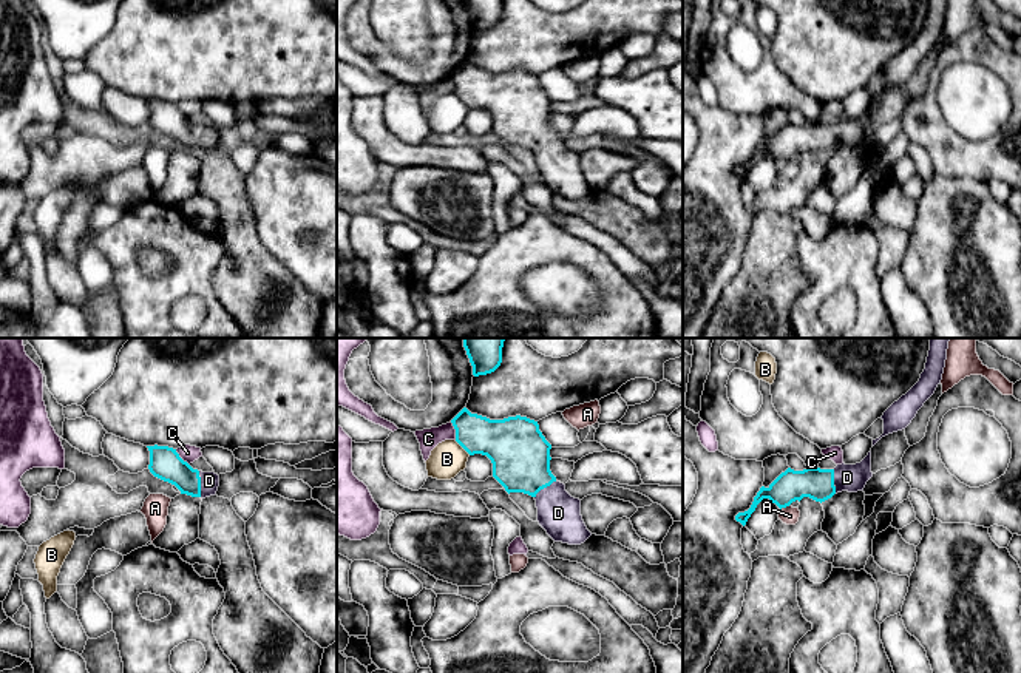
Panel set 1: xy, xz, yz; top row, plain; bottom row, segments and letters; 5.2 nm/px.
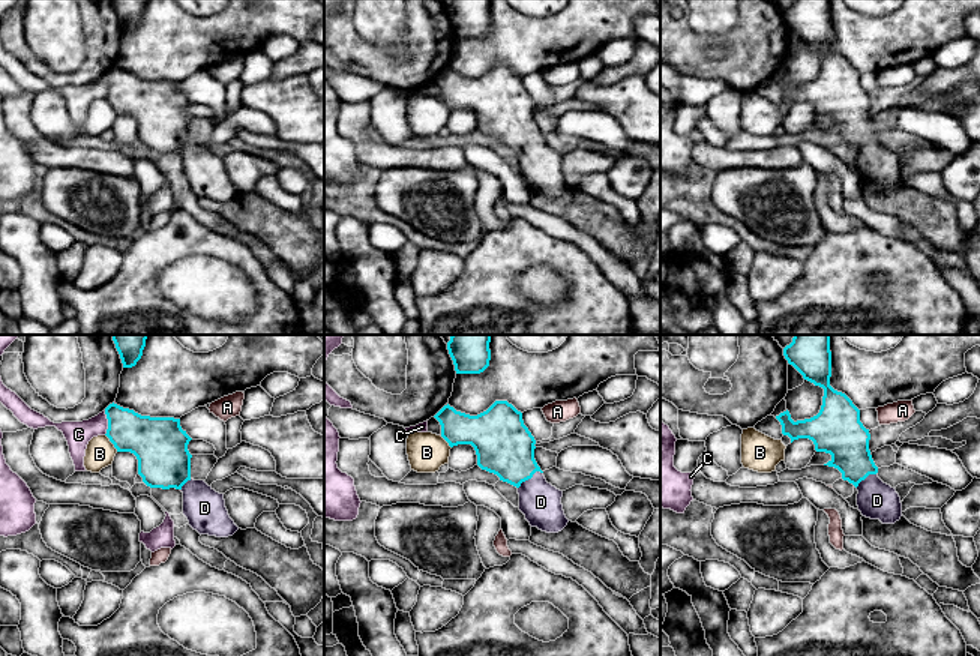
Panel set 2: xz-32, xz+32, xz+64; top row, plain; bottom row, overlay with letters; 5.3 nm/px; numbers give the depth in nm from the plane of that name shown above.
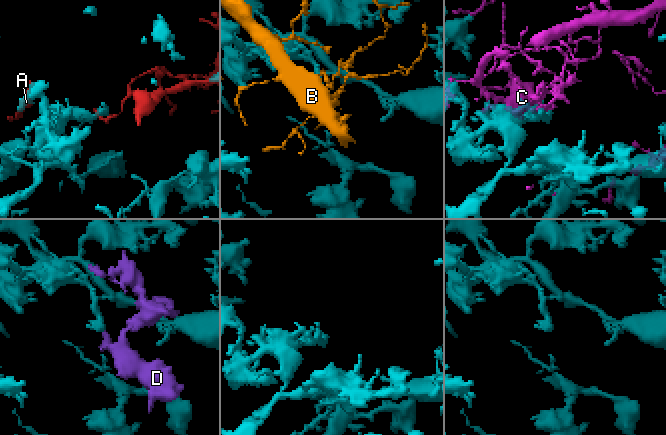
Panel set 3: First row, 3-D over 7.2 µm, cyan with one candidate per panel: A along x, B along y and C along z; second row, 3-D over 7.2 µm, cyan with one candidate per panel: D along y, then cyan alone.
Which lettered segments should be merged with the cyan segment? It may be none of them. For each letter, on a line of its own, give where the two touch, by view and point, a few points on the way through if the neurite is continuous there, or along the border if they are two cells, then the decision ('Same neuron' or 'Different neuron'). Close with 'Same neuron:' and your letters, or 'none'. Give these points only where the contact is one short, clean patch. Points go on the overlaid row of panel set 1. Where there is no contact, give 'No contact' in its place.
A: Touches cyan at yz (783, 507). Different neuron
B: Touches cyan at xz (462, 446). Different neuron
C: Touches cyan at xz (456, 431). Different neuron
D: Touches cyan at xy (200, 483). Path across: xy (166, 463), (187, 480), (200, 483), (209, 480). Same neuron
Same neuron: D

